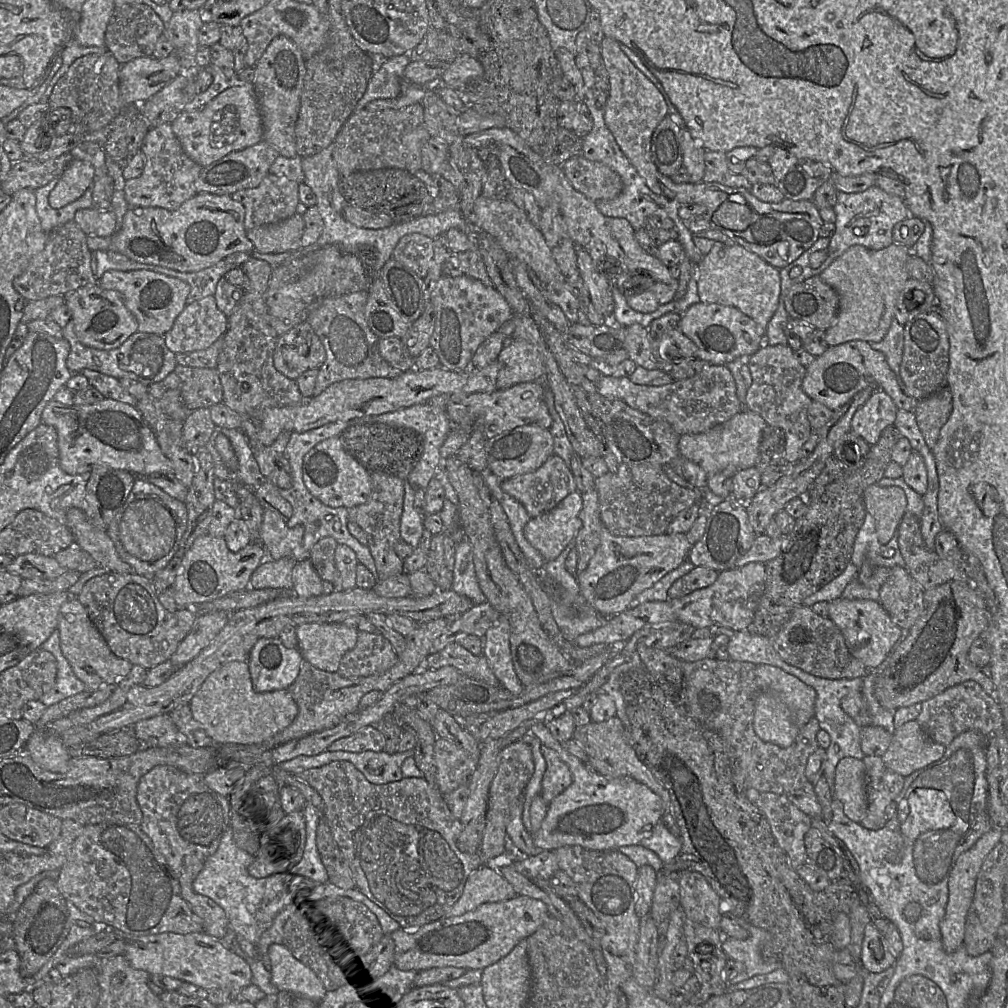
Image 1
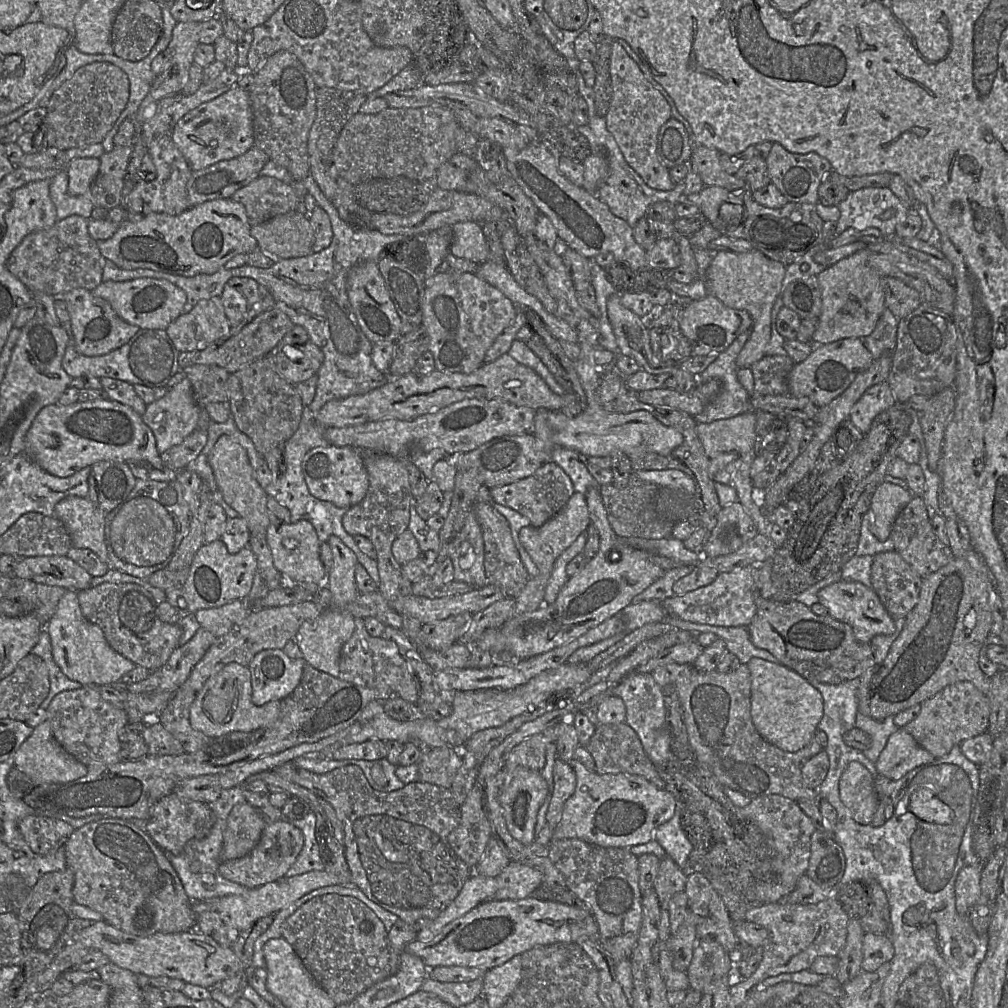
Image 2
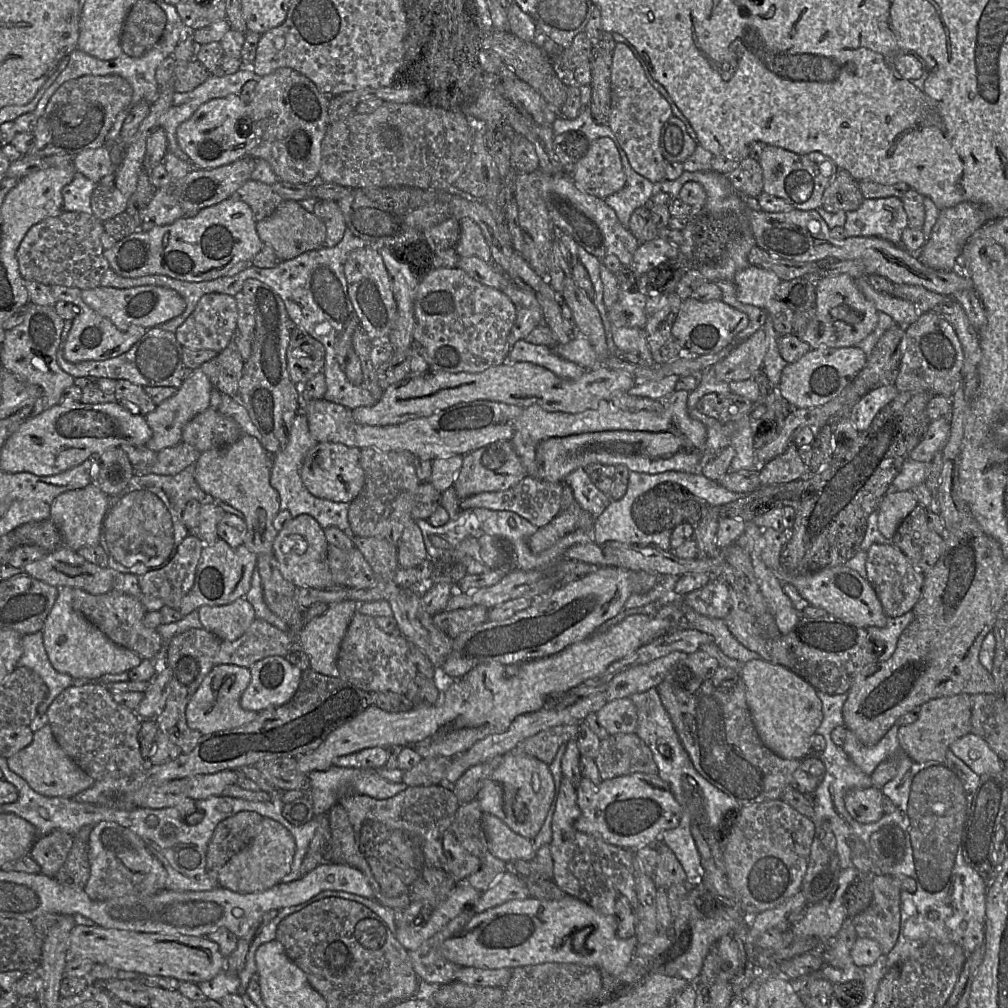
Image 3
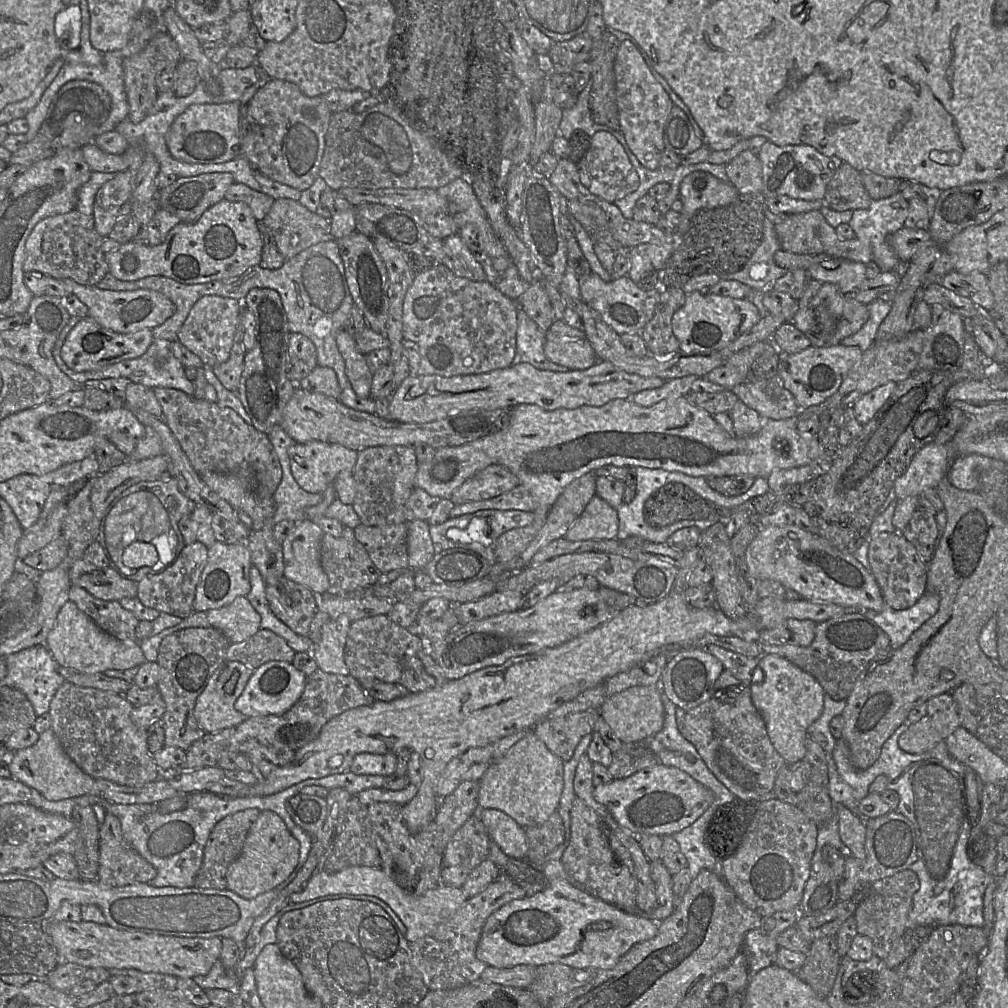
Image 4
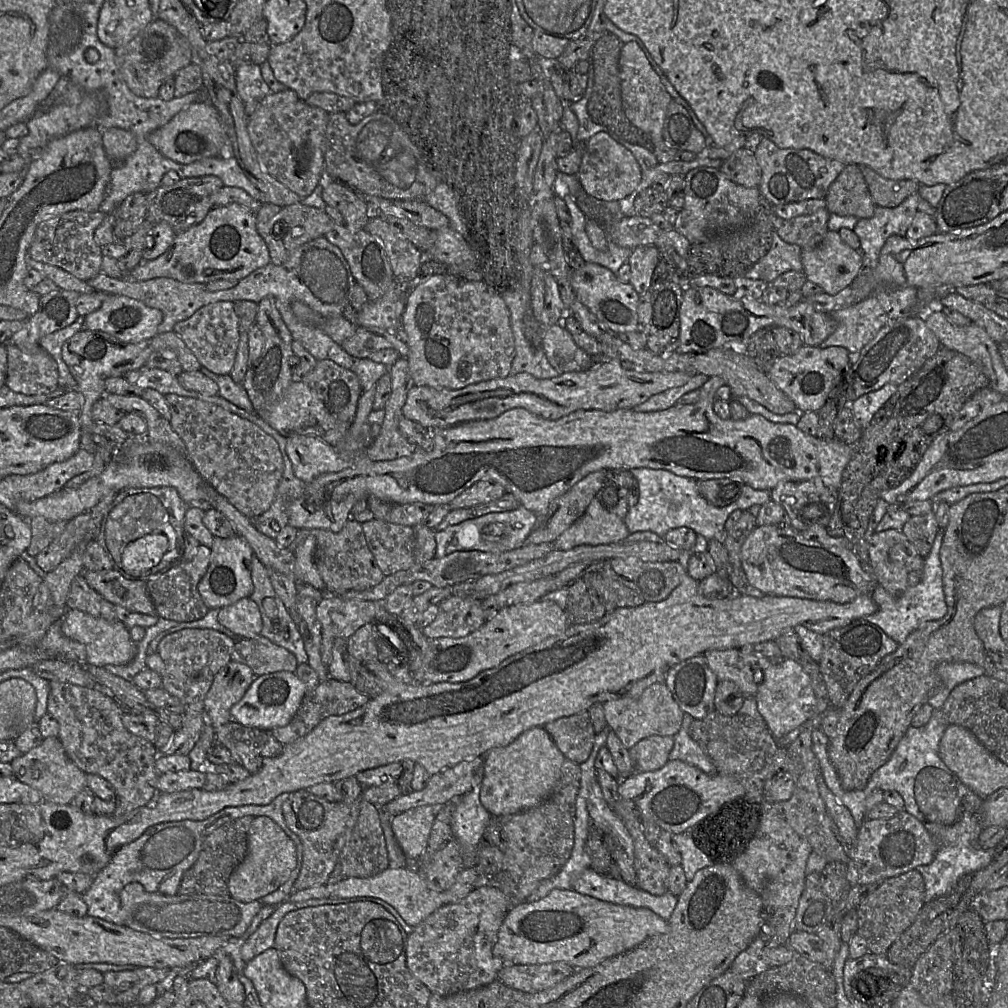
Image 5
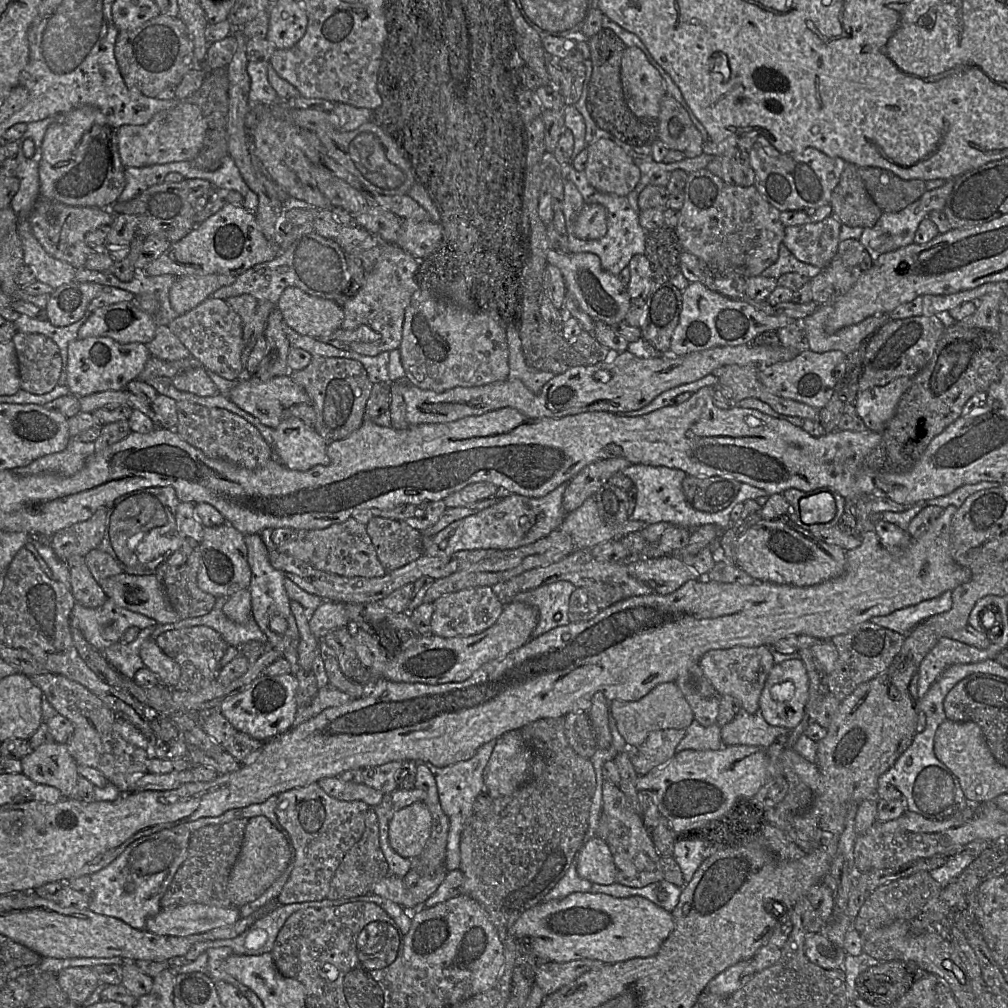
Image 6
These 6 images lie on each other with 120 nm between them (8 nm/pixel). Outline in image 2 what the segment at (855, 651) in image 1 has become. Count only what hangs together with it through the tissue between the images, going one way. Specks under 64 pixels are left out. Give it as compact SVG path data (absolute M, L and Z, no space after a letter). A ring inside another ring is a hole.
M840 580L818 592L819 603L834 619L850 625L858 642L869 643L876 635L891 635L895 632L895 622L880 601L872 587L860 582Z

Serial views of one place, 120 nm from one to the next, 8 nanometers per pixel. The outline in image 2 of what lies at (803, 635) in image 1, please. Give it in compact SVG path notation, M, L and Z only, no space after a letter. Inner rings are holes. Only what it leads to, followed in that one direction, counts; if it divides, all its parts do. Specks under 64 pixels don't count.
M757 593L756 614L748 626L752 643L760 649L769 651L782 665L799 673L807 680L816 680L825 684L837 685L862 675L874 665L871 642L858 642L850 625L828 615L817 615L808 606L799 601L786 603L764 599Z

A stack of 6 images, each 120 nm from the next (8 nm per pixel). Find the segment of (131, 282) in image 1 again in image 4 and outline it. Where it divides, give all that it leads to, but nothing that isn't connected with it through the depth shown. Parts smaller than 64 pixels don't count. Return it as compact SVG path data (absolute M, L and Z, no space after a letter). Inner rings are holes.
M69 278L60 279L60 281L71 295L76 295L87 306L88 317L114 332L126 334L153 329L175 312L175 306L171 300L157 291L149 289L112 291L100 289L95 285L81 285Z

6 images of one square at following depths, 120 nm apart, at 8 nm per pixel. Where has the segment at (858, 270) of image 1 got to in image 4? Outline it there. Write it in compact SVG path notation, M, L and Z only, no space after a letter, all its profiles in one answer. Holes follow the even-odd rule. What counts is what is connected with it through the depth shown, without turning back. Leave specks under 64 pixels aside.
M823 283L818 293L805 307L799 307L792 323L810 341L811 346L828 347L840 342L861 329L870 316L868 306L855 300L851 294L843 294L836 285Z

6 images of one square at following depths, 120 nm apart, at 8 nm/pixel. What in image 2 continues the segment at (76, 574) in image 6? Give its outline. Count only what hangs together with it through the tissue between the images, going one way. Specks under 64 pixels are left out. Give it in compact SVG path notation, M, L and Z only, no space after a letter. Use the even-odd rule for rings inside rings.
M104 582L77 591L77 596L83 615L101 628L115 651L136 665L150 671L159 670L179 646L181 626L160 620L152 594L139 584Z

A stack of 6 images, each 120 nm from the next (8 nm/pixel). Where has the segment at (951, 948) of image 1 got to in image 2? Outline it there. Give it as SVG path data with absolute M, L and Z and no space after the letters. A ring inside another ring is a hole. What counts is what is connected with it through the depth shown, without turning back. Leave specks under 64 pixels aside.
M984 863L963 867L955 880L955 906L961 916L967 916L980 895L980 876Z

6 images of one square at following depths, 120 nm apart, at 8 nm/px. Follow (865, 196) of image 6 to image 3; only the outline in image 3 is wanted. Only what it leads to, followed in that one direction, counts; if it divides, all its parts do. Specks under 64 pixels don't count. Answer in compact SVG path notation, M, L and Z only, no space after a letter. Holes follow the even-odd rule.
M838 169L835 177L825 189L822 198L822 207L831 213L857 210L864 200L856 181L849 172Z

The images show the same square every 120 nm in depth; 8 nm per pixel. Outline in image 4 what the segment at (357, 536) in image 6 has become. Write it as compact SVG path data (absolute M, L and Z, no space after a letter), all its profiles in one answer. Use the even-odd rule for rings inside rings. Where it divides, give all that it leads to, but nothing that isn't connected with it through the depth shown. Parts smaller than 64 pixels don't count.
M344 526L340 537L324 534L321 542L321 565L329 579L329 590L324 594L347 594L373 586L381 575L364 546L355 538L354 529Z

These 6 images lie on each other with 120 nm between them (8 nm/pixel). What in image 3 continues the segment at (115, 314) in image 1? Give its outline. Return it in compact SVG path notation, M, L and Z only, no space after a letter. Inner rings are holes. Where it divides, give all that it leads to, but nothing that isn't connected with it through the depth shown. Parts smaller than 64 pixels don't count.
M54 285L51 286L51 292L56 300L71 303L80 309L72 319L72 327L64 348L64 357L69 362L107 360L117 357L128 351L146 331L142 326L131 326L126 330L117 328L108 318L97 313L83 301L82 290L79 288Z

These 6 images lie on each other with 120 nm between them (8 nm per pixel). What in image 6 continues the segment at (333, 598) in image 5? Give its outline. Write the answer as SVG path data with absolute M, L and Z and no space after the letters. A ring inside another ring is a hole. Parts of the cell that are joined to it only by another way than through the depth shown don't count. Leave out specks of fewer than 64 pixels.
M324 600L309 617L309 627L313 635L322 639L332 630L350 626L346 603Z

